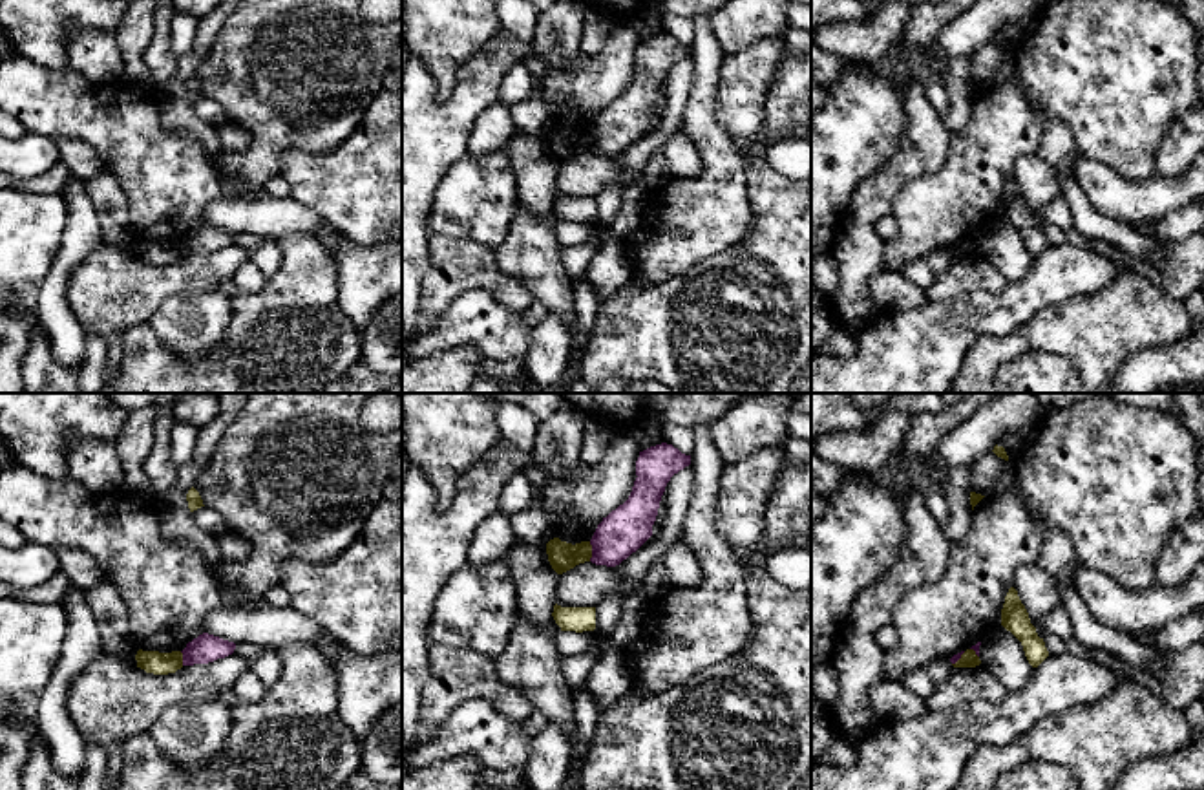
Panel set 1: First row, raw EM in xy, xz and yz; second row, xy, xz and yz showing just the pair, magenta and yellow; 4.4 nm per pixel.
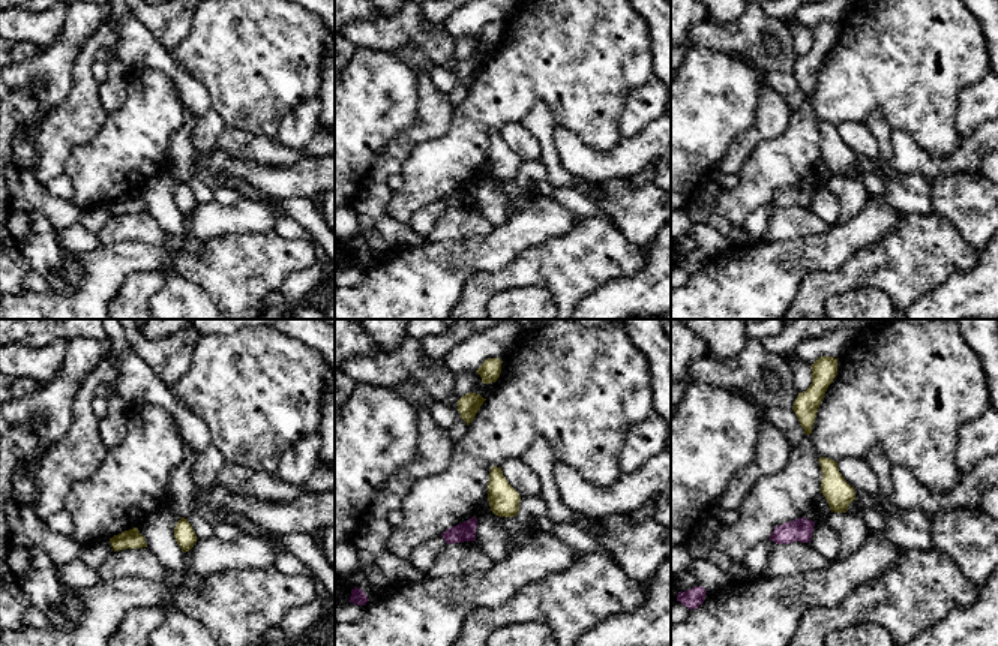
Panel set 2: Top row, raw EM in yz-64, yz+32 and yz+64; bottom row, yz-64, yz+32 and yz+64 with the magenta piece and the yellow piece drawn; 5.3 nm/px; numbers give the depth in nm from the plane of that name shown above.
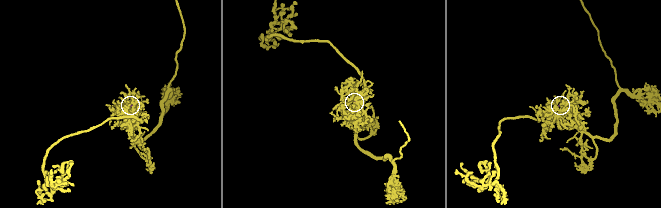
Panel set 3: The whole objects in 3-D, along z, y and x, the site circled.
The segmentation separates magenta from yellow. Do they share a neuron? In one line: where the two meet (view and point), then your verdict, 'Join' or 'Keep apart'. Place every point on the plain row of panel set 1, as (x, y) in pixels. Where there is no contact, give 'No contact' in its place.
Touches magenta at xz (592, 141). Keep apart

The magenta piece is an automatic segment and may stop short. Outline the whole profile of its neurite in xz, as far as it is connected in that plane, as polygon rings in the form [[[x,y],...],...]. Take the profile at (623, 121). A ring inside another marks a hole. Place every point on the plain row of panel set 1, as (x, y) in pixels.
[[[667,33],[639,42],[632,82],[597,115],[590,130],[590,152],[616,157],[636,143],[652,126],[667,73],[689,55],[691,46]]]

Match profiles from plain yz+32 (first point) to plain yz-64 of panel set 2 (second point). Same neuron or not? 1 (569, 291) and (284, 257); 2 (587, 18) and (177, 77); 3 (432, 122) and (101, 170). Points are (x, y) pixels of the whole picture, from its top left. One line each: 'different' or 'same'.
1: same
2: different
3: different

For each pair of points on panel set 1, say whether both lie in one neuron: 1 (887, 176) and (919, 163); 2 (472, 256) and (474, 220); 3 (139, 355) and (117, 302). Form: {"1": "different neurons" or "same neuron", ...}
{"1": "same neuron", "2": "different neurons", "3": "different neurons"}

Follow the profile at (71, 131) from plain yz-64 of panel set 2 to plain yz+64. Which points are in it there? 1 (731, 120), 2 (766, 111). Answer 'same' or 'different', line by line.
1: different
2: same

